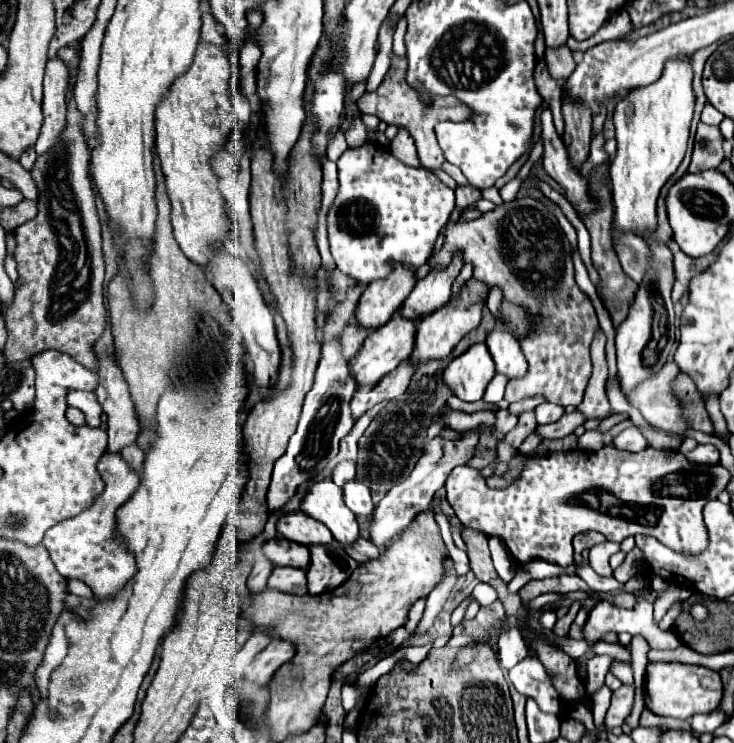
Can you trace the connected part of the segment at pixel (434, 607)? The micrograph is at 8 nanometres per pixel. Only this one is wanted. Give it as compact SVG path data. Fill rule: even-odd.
M445 554L445 558L443 558L443 568L445 568L445 578L435 586L435 590L429 594L429 598L427 598L427 608L425 608L425 612L423 612L423 618L421 618L421 622L419 622L419 626L417 626L417 634L427 634L431 628L433 628L433 622L435 622L435 618L439 616L439 612L445 608L445 604L449 602L449 598L451 598L451 594L453 594L453 588L455 588L455 584L457 584L457 572L455 572L455 568L453 568L453 560L451 560L451 556L449 554Z

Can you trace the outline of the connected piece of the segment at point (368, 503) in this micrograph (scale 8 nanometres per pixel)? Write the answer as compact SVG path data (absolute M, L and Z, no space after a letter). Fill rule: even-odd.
M351 480L343 488L343 494L345 494L345 504L349 506L349 510L353 514L367 516L367 518L373 516L375 506L373 506L373 500L371 500L371 492L369 492L369 488L365 484L361 484L357 480Z

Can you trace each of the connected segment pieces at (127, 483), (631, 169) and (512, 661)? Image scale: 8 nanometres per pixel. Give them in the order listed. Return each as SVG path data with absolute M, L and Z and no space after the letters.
M103 454L97 470L105 482L103 494L95 500L95 504L83 510L79 516L71 520L63 520L49 528L43 538L43 546L47 548L55 568L61 576L69 580L81 580L93 590L95 598L111 598L137 574L137 564L133 552L127 550L125 540L117 534L117 516L115 512L133 496L139 486L139 476L135 470L125 464L119 454Z
M689 58L683 62L667 62L663 78L643 90L625 94L613 114L617 130L617 154L609 166L613 208L615 208L615 238L627 232L651 236L657 230L657 198L665 182L683 162L693 118L695 96L691 88L693 70Z
M511 628L501 633L499 636L499 644L497 644L497 660L501 662L501 666L505 670L513 668L515 664L519 664L521 660L525 660L529 656L529 648L523 642L521 630L519 628Z

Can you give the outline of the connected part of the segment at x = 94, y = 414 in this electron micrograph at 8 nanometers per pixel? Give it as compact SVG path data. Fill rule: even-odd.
M69 390L67 392L67 406L73 406L73 408L79 408L85 416L87 416L87 424L89 426L99 426L101 422L101 406L95 398L93 392L85 392L85 390Z

